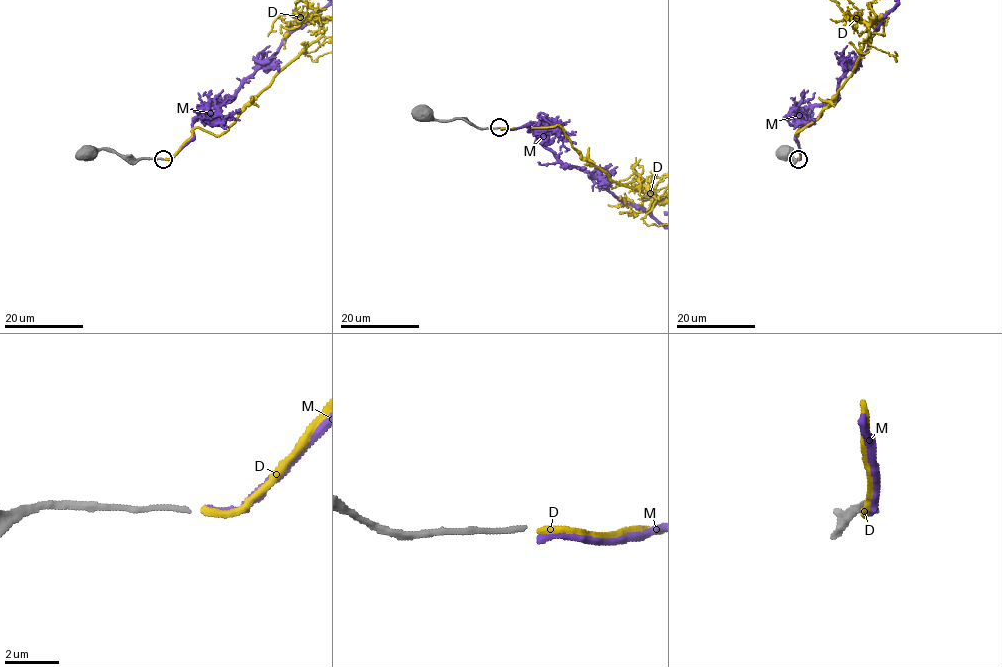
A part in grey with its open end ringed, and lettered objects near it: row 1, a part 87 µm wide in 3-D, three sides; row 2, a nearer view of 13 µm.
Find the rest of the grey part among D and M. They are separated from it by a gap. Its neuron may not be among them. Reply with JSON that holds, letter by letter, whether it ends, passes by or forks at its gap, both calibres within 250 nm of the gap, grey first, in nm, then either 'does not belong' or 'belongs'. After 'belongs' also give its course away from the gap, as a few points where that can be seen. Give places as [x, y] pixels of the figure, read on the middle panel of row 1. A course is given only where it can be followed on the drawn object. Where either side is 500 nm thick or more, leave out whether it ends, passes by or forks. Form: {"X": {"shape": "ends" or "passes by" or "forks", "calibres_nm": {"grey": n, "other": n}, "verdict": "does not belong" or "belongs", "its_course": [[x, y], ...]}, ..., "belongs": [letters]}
{"D": {"shape": "ends", "calibres_nm": {"grey": 180, "other": 280}, "verdict": "does not belong"}, "M": {"shape": "ends", "calibres_nm": {"grey": 180, "other": 280}, "verdict": "does not belong"}, "belongs": []}

